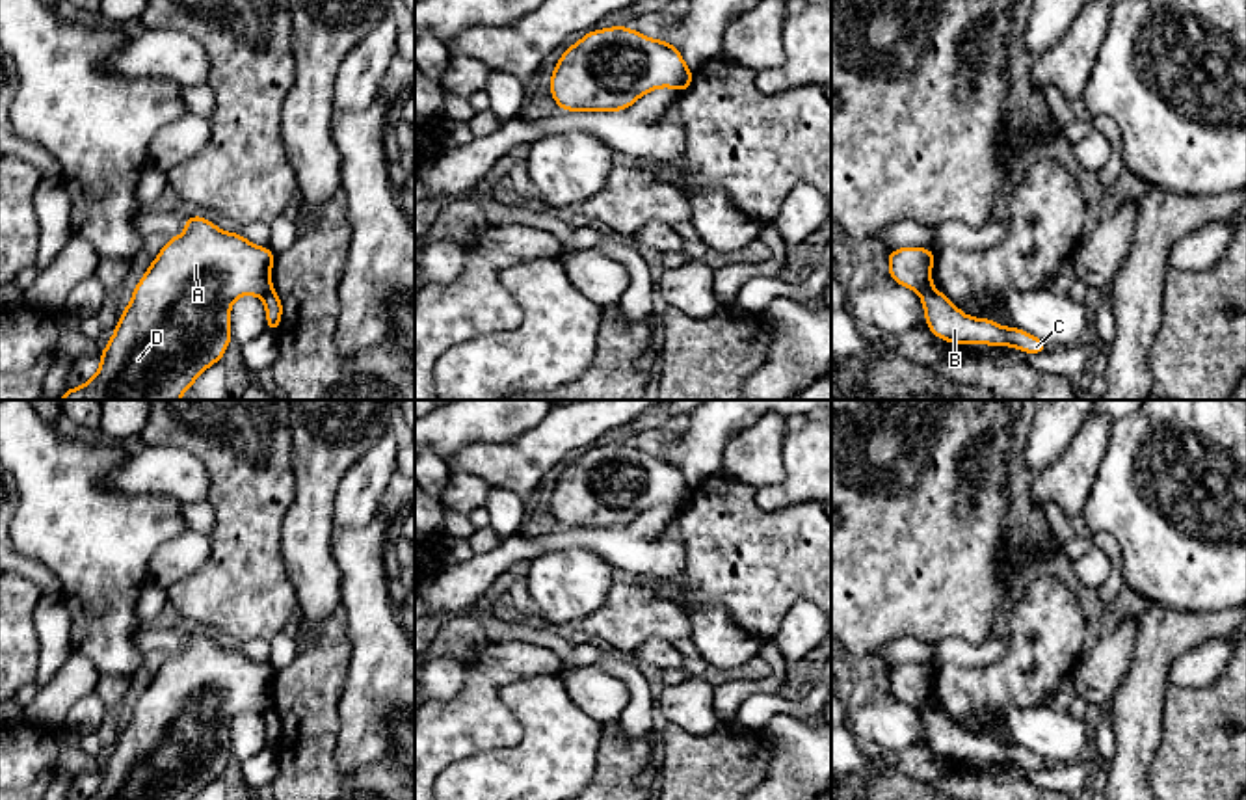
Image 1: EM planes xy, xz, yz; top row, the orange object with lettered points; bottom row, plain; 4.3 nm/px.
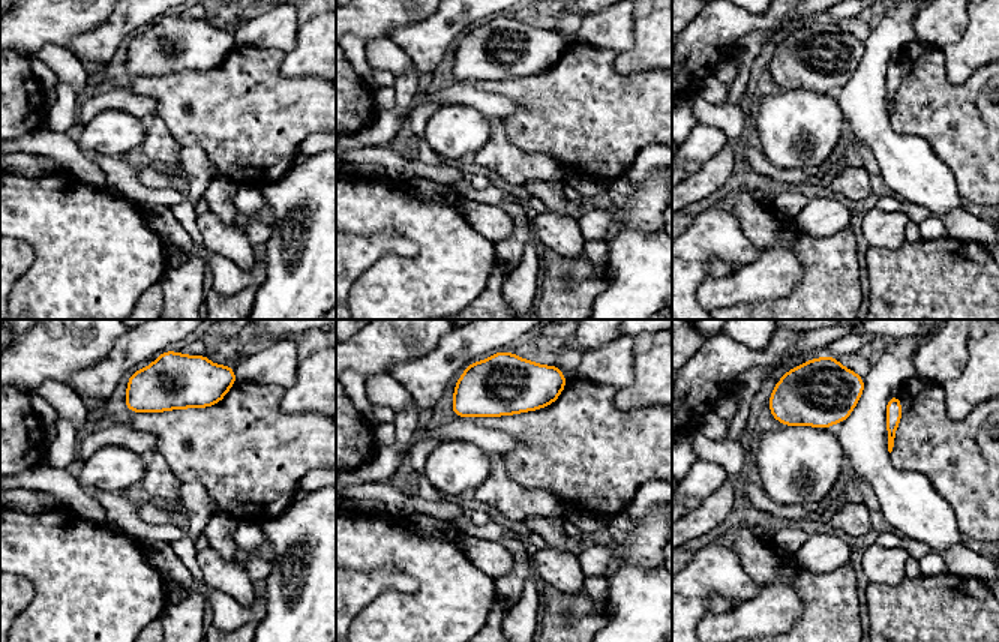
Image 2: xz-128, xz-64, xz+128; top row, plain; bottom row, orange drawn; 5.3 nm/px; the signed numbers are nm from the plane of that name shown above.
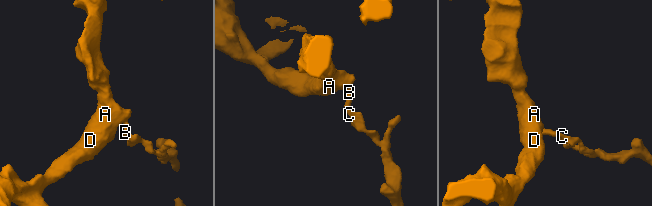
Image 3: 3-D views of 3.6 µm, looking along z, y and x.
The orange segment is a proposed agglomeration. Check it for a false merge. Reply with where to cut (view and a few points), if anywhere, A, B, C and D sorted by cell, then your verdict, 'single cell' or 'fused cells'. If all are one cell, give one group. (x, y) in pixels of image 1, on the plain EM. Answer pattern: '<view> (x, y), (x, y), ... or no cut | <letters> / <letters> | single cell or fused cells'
yz (932, 706), (921, 711) | A D / B C | fused cells

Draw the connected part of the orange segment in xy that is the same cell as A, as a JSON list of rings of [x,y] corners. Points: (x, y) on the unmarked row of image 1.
[[[186,633],[186,647],[167,655],[154,679],[132,709],[128,724],[100,768],[100,785],[87,800],[193,800],[203,787],[221,778],[231,761],[231,722],[240,713],[262,714],[272,707],[275,670],[247,659],[238,649],[225,649],[203,633]]]

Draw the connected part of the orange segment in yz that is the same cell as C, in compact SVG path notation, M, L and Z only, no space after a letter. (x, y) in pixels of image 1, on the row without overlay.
M926 707L921 711L926 744L937 753L956 763L965 759L988 763L1014 763L1023 770L1047 770L1047 761L1017 744L1002 744L989 735L963 731L943 709Z

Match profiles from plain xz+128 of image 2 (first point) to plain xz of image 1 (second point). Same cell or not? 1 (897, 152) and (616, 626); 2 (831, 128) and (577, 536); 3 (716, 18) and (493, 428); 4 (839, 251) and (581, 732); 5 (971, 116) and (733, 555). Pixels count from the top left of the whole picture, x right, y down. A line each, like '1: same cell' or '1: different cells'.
1: different cells
2: different cells
3: different cells
4: different cells
5: same cell

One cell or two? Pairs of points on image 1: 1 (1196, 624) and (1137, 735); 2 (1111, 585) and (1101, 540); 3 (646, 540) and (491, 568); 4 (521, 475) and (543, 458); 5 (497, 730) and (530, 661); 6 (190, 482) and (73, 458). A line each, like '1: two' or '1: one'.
1: one
2: one
3: one
4: one
5: one
6: two

